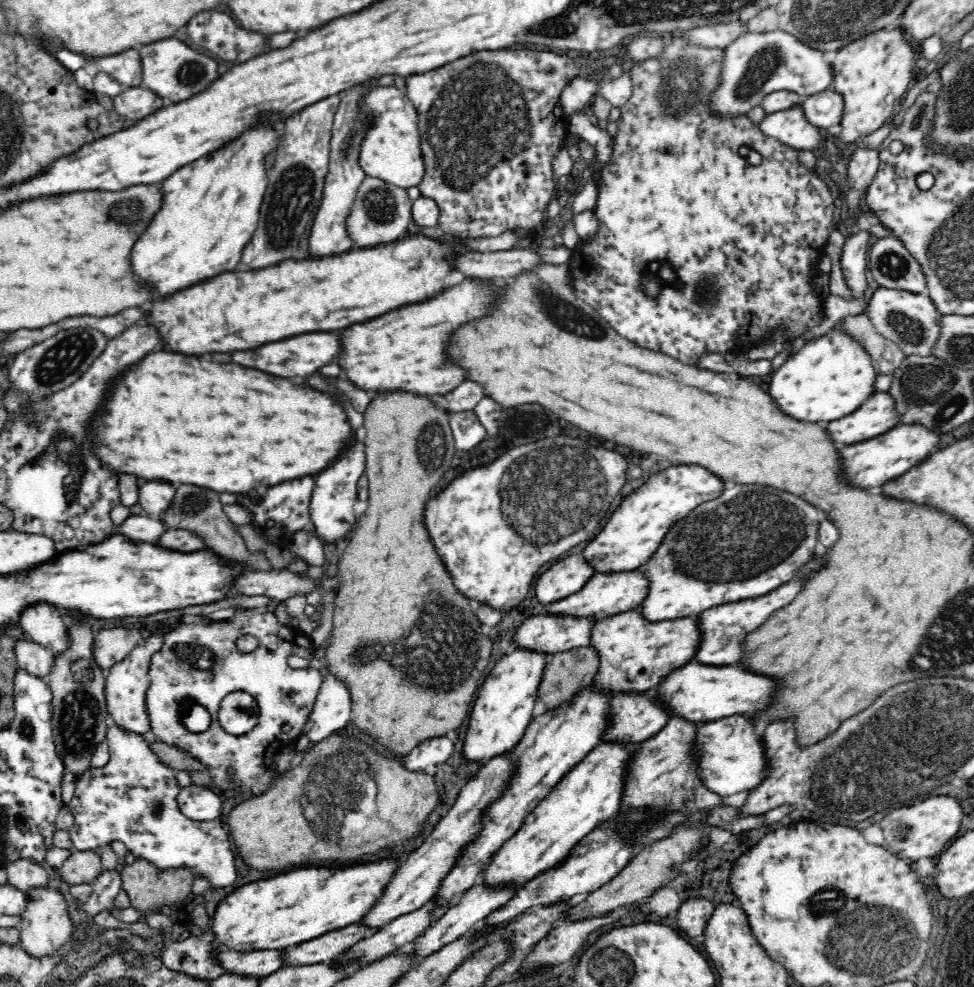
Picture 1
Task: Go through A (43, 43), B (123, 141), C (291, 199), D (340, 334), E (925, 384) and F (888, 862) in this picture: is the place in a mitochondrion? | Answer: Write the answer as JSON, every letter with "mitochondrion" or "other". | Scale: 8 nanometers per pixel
{"A":"other","B":"other","C":"mitochondrion","D":"other","E":"mitochondrion","F":"other"}

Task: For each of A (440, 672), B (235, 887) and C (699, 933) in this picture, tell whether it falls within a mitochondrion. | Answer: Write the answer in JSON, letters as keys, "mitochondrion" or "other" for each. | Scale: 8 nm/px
{"A":"mitochondrion","B":"other","C":"other"}

